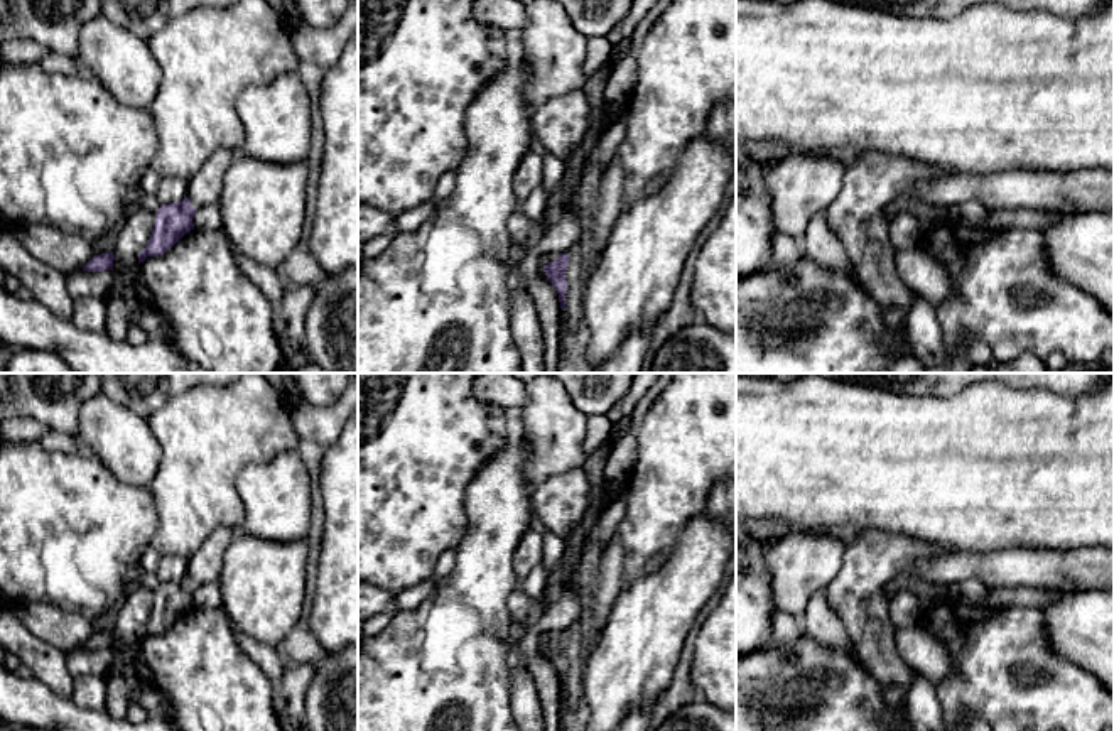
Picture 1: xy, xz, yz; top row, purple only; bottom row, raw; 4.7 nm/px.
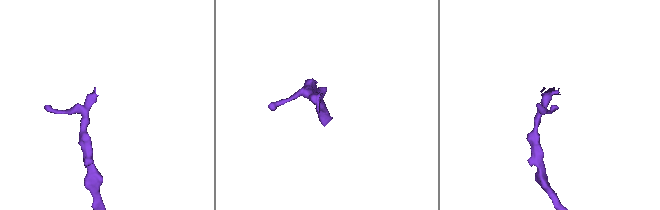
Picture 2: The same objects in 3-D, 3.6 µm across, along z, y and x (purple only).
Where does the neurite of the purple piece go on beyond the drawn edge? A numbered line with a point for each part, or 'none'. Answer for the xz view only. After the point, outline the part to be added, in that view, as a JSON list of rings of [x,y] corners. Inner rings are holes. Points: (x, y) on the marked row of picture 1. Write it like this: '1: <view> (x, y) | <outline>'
1: xz (574, 336) | [[[589,167],[569,199],[569,209],[584,230],[584,235],[569,250],[565,270],[567,292],[560,326],[560,353],[557,373],[594,373],[587,361],[589,329],[584,324],[582,299],[589,277],[594,273],[596,246],[594,221],[596,198],[601,179],[608,167]]]

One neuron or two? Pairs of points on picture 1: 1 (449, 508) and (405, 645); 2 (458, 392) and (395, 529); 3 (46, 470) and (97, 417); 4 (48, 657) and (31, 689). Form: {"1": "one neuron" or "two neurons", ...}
{"1": "two neurons", "2": "one neuron", "3": "two neurons", "4": "two neurons"}

